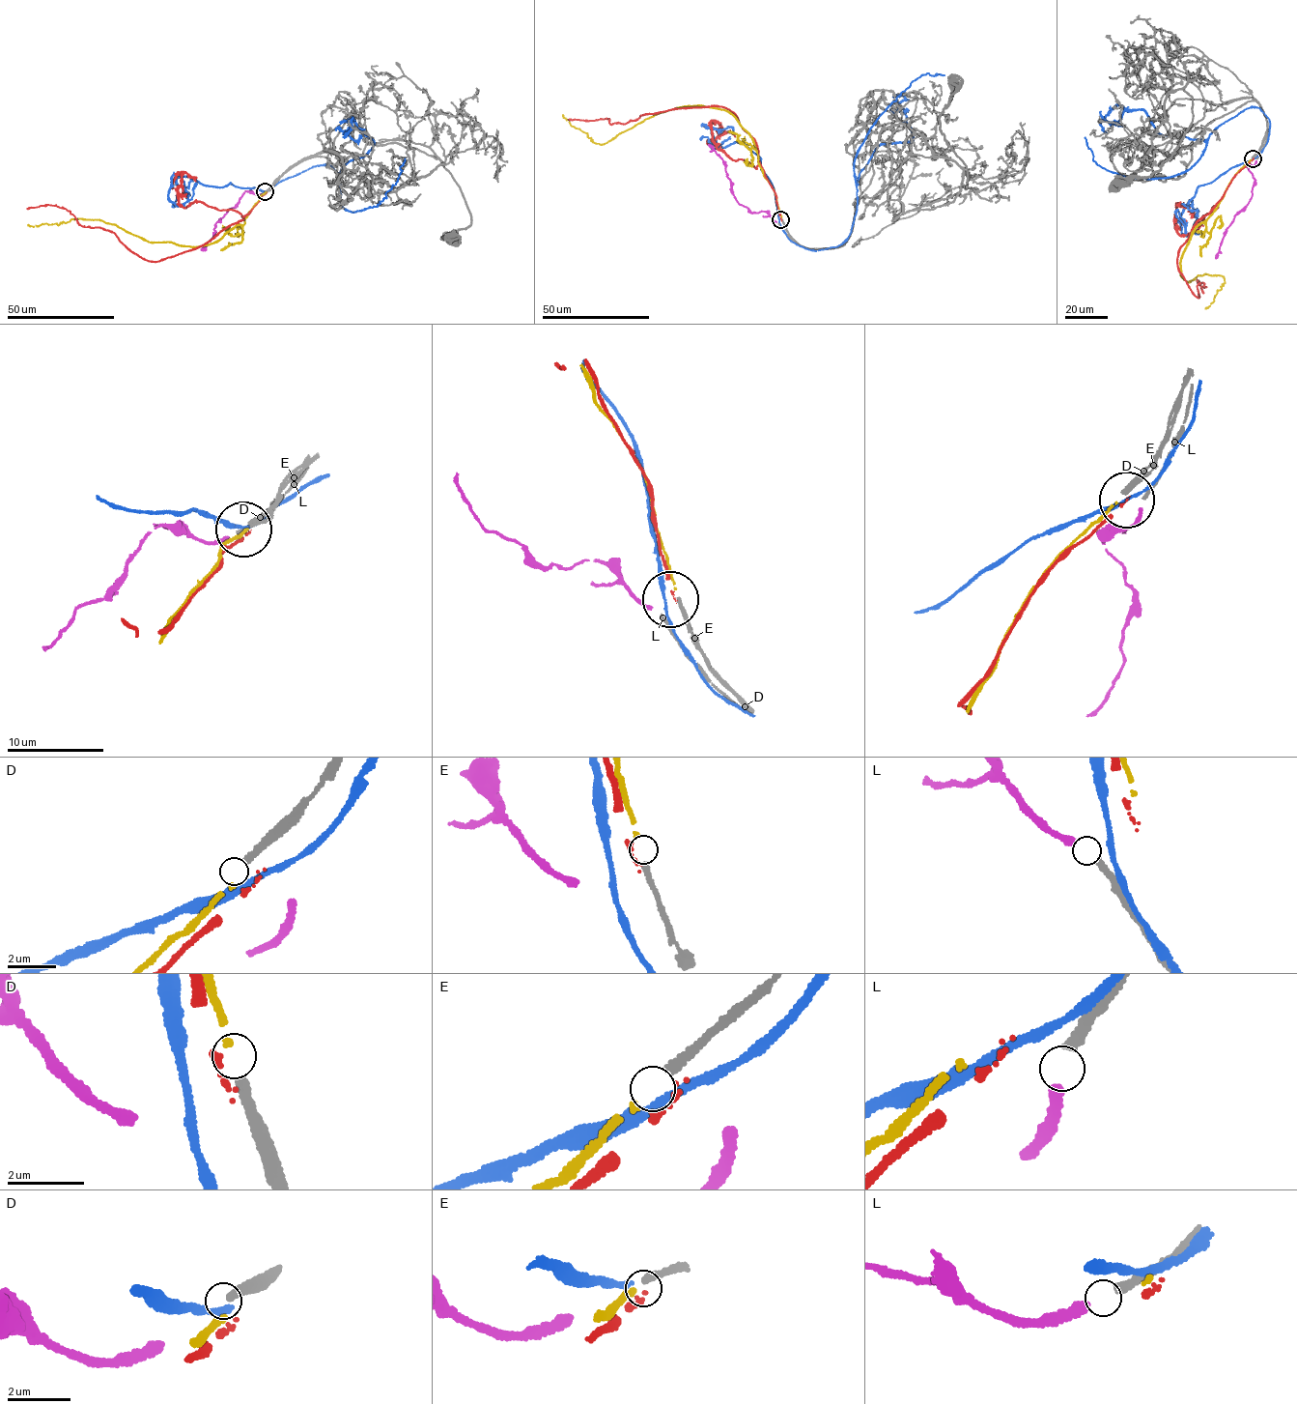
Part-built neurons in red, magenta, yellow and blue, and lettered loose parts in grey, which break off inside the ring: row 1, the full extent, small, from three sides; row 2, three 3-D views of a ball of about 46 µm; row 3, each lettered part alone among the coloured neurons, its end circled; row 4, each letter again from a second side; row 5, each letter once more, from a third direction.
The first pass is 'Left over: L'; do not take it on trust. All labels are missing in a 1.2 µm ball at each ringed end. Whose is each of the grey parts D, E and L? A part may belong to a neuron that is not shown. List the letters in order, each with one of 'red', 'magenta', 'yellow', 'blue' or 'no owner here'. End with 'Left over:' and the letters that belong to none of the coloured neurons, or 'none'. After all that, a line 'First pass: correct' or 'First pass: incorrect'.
D: no owner here
E: yellow
L: magenta
Left over: D
First pass: incorrect

